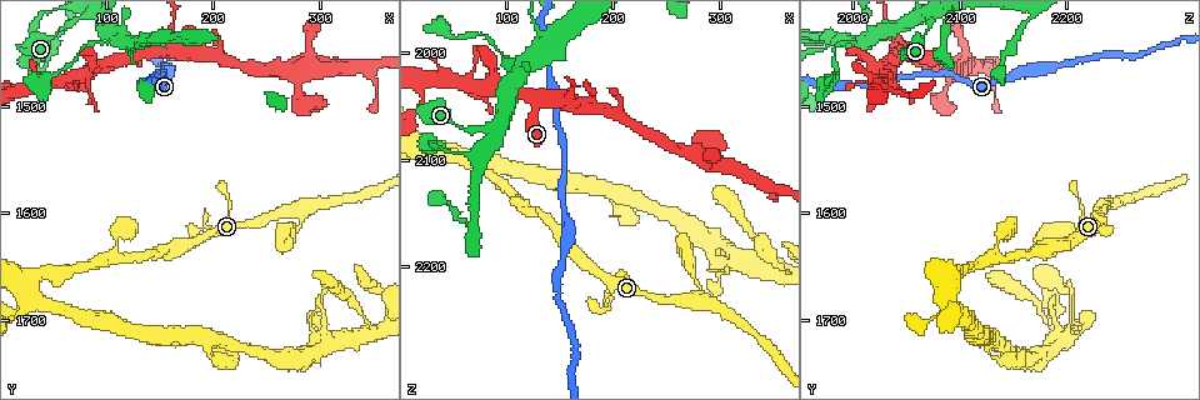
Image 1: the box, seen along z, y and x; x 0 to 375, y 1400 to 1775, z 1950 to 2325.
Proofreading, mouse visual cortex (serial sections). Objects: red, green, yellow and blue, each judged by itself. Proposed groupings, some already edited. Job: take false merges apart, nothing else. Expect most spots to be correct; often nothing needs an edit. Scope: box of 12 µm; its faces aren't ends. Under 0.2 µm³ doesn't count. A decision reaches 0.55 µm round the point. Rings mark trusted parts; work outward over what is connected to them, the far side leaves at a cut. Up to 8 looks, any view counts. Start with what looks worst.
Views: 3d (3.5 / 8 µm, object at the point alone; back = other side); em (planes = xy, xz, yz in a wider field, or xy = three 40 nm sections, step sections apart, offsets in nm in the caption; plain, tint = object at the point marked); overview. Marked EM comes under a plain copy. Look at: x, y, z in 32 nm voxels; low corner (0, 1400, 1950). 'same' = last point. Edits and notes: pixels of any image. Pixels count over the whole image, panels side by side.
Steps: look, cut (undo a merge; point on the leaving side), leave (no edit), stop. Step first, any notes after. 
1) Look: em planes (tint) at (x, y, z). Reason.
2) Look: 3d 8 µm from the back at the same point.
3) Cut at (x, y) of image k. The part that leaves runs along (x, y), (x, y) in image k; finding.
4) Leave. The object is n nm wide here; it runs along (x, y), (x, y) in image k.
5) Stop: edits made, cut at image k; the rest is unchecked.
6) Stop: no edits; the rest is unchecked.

Look: 3d 8 µm at (112, 1438, 2012). Sharp bend.

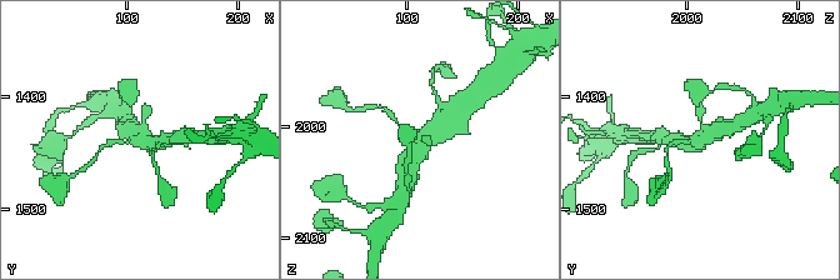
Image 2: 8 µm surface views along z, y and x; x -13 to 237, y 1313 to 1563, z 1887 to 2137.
Look: 3d 3.5 µm at (112, 1440, 2014). Closer look.

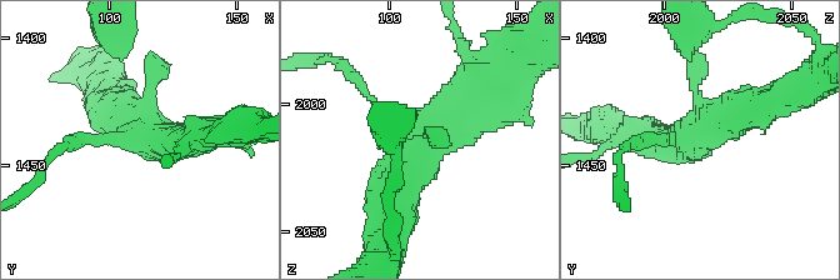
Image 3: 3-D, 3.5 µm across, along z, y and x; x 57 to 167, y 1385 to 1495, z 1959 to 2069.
Look: em xy step 1 (tint) at (111, 1438, 2013). Now the EM.

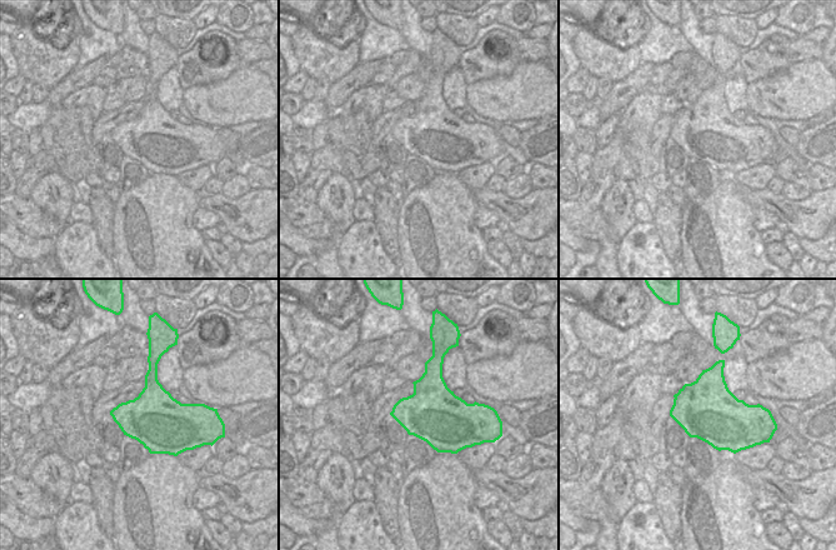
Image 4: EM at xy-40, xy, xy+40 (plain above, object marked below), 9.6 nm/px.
Leave. It runs along (396, 204), (419, 138), (480, 83) in image 3; continuous, no second cell.

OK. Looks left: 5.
Look: 3d 3.5 µm at (24, 1482, 2026). Three arms meet.

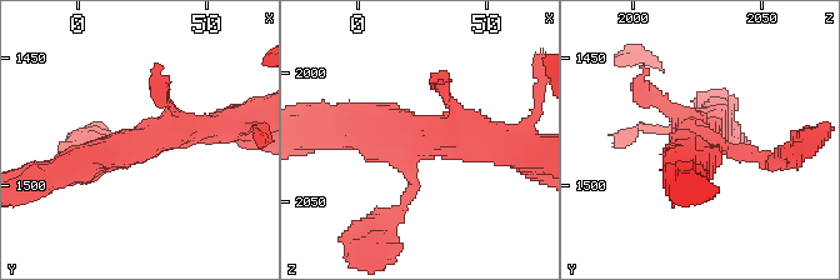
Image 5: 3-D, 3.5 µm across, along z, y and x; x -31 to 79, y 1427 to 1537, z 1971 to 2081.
Look: em xy step 2 (tint) at (24, 1482, 2026). Shape alone is not enough.

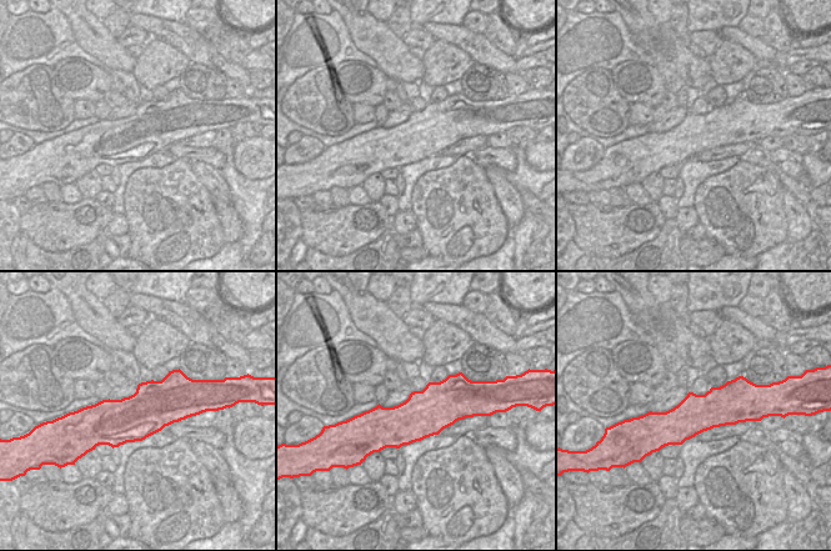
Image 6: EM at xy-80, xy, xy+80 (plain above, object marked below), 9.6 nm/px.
Look: em xy step 3 (tint) at the same point.

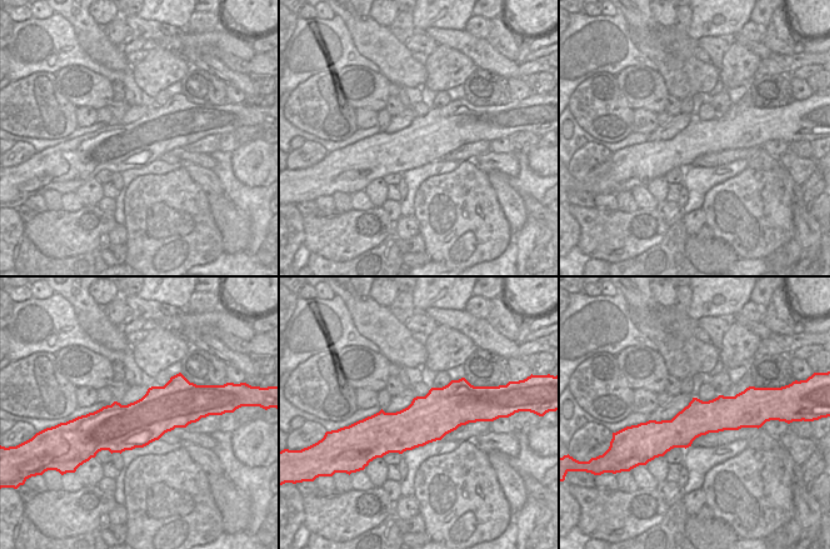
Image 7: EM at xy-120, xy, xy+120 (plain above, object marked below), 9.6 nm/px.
Leave. It runs along (214, 128), (95, 154), (80, 178) in image 5; all the same cell.

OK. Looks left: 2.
Look: 3d 3.5 µm at (28, 1674, 2088). Abrupt turn.

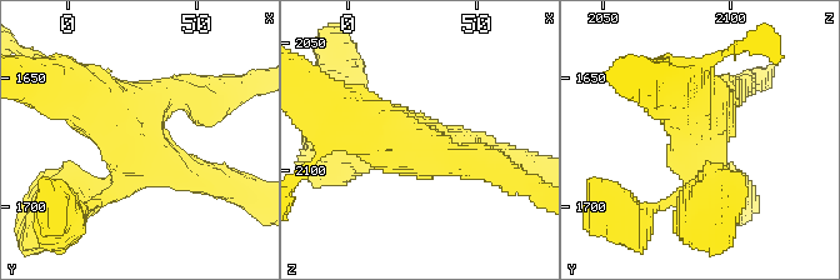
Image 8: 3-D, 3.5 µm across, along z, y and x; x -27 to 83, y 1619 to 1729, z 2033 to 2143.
Look: em xy step 1 (tint) at (28, 1673, 2089).

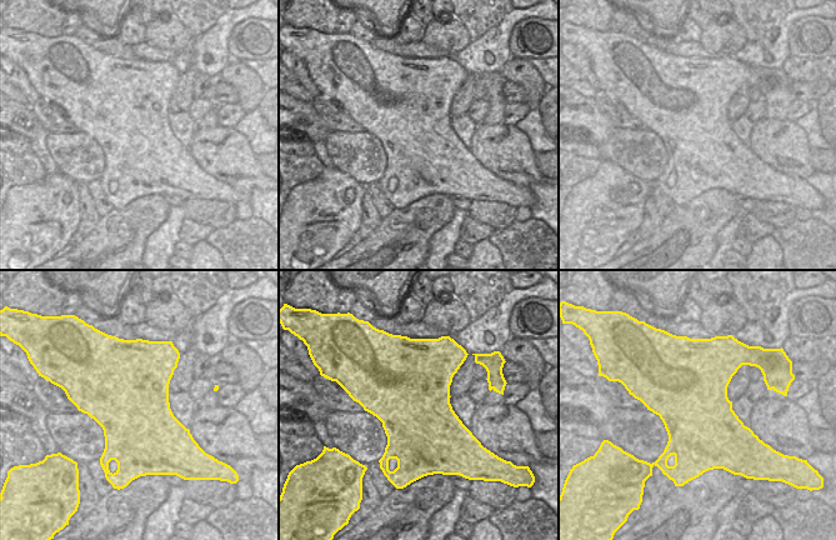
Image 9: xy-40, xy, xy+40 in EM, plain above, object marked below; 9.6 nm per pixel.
Leave. It runs along (211, 96), (135, 116), (139, 146), (181, 178) in image 8; one cell here.

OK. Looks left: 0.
Stop: no edits; the rest is unchecked.

